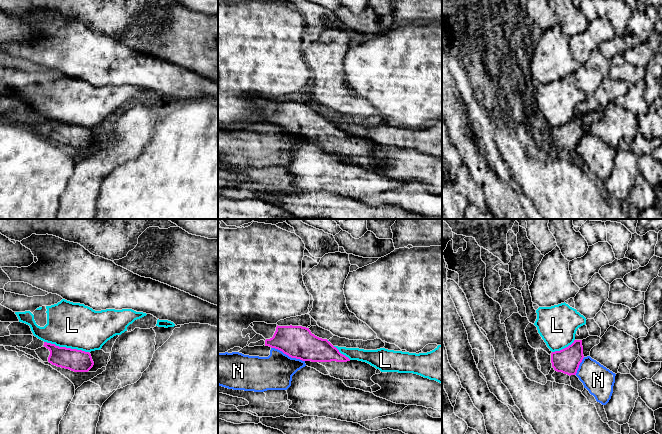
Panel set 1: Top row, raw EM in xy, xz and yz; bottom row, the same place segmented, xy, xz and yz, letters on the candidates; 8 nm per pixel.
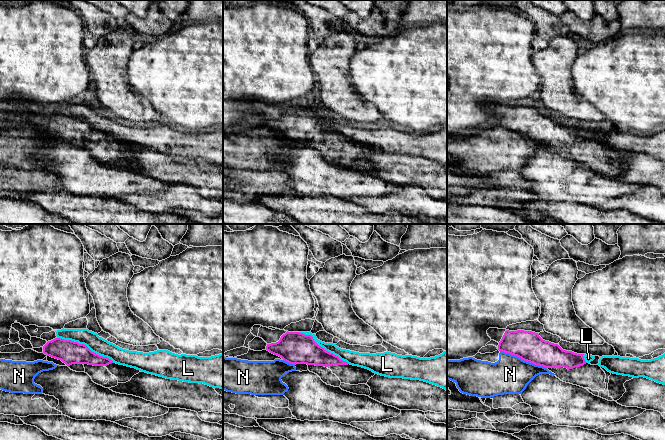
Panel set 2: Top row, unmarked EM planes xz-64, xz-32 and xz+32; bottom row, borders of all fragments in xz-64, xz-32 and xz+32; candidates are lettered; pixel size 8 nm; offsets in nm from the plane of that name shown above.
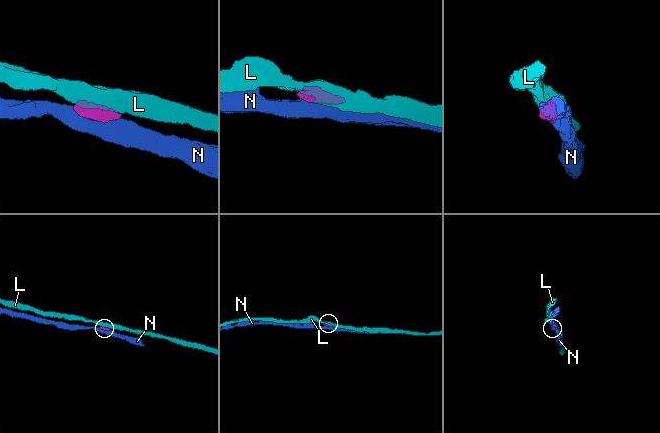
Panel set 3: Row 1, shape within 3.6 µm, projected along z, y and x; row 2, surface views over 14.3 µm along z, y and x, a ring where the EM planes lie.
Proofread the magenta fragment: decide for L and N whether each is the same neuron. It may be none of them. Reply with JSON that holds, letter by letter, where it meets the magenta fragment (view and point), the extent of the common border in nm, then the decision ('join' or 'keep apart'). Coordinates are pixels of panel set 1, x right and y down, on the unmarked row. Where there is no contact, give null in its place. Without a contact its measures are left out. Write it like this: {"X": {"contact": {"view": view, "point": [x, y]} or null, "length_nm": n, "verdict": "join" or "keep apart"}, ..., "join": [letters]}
{"L": {"contact": {"view": "xy", "point": [65, 123]}, "length_nm": 380, "verdict": "keep apart"}, "N": {"contact": {"view": "xz", "point": [288, 131]}, "length_nm": 300, "verdict": "keep apart"}, "join": []}

